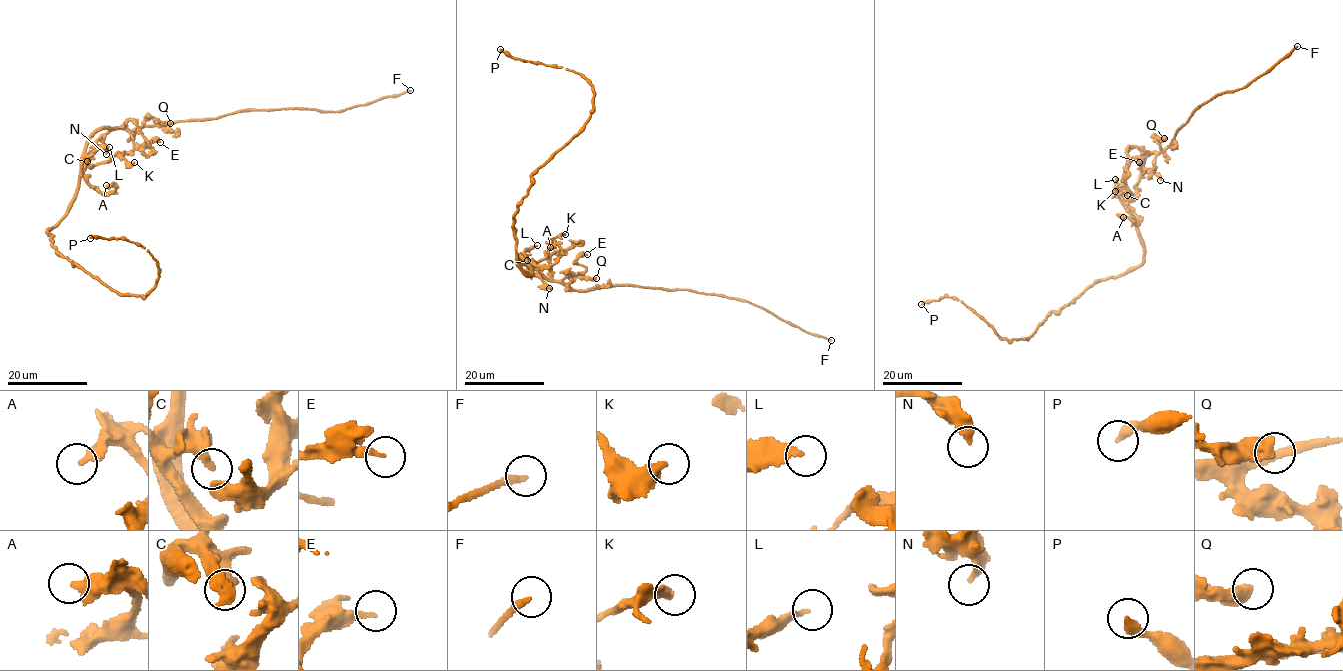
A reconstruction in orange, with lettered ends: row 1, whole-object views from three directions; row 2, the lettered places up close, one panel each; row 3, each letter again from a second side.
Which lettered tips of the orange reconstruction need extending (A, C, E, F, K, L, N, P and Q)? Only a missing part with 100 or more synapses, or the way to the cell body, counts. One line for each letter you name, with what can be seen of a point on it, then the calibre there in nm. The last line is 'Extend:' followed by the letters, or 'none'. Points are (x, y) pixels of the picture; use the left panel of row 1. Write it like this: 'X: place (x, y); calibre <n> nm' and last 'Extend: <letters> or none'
F: place (410, 90); calibre 200 nm
Extend: F

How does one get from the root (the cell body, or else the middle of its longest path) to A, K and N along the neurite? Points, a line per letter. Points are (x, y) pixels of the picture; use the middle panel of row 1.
A: (522, 257), (538, 266), (551, 266), (562, 250), (557, 245), (550, 247)
K: (522, 257), (517, 259), (533, 266), (538, 273), (528, 270), (545, 256), (552, 240), (565, 234)
N: (522, 257), (517, 259), (533, 266), (549, 288)

